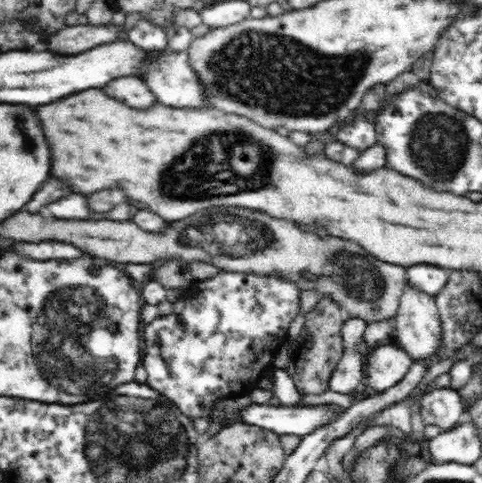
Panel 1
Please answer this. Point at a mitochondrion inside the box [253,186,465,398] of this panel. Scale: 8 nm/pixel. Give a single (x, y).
(351, 271)

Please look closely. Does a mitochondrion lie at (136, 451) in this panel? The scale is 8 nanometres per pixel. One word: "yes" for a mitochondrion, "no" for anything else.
yes

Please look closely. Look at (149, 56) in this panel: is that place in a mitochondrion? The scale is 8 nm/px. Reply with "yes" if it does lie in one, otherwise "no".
no

